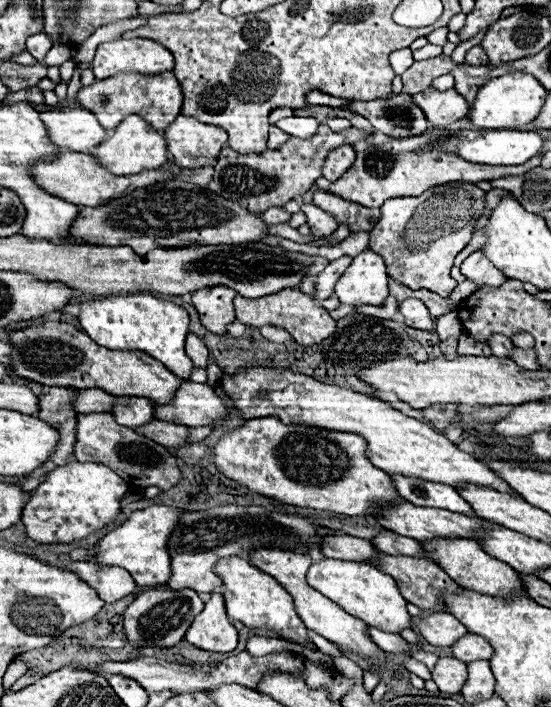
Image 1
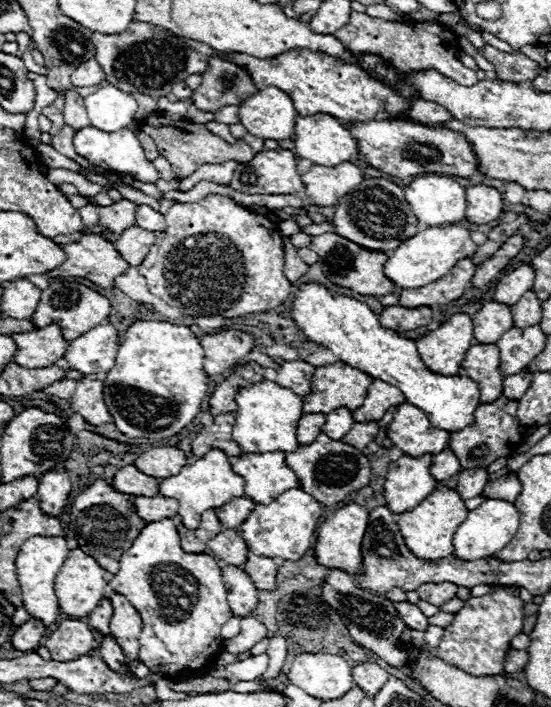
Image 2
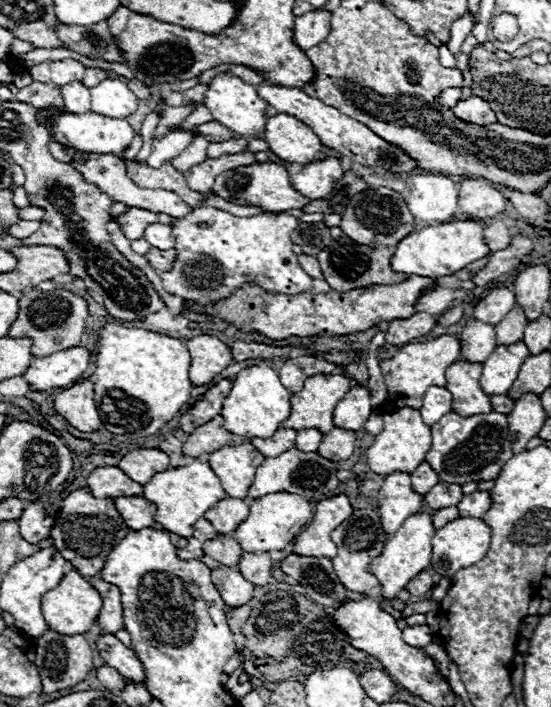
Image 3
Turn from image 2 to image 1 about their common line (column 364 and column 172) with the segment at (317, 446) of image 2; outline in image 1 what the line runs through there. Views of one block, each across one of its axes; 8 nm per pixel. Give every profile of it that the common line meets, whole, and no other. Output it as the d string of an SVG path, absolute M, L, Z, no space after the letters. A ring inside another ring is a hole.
M96 412L96 414L78 414L76 420L76 442L74 442L74 456L78 462L98 462L112 468L118 476L128 482L134 482L136 488L158 486L168 490L176 486L182 478L178 460L160 444L136 434L130 428L124 428L114 422L112 414Z

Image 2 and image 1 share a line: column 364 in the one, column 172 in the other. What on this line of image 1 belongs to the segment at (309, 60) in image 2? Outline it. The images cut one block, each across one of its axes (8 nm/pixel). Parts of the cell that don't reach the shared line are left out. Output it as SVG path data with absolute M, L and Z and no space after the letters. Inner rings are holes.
M164 72L164 74L156 74L156 76L116 74L114 78L98 80L90 86L84 86L78 92L76 102L80 104L80 108L90 110L98 118L102 128L112 130L122 118L126 118L130 114L138 114L154 130L162 132L182 110L182 90L172 72Z

